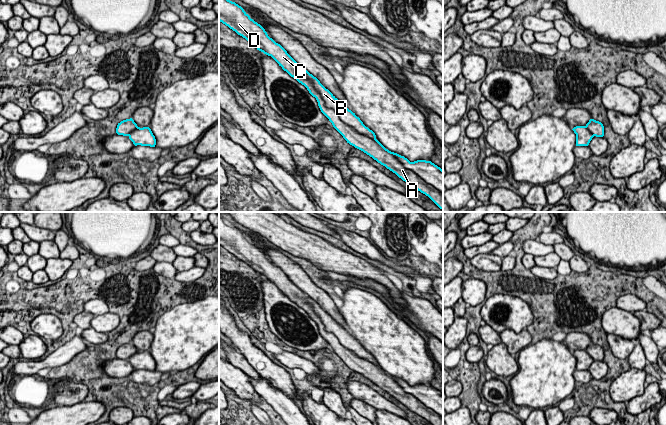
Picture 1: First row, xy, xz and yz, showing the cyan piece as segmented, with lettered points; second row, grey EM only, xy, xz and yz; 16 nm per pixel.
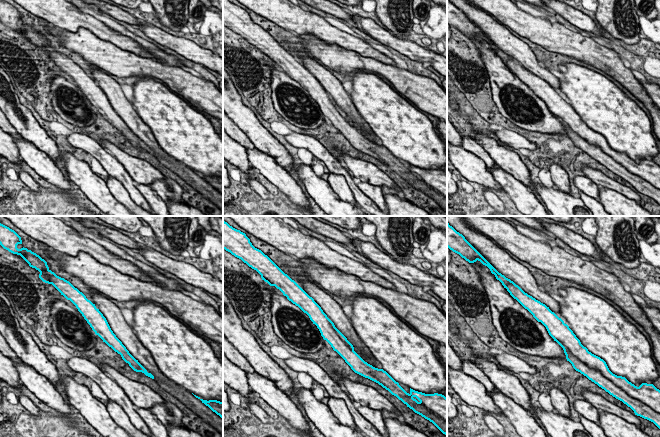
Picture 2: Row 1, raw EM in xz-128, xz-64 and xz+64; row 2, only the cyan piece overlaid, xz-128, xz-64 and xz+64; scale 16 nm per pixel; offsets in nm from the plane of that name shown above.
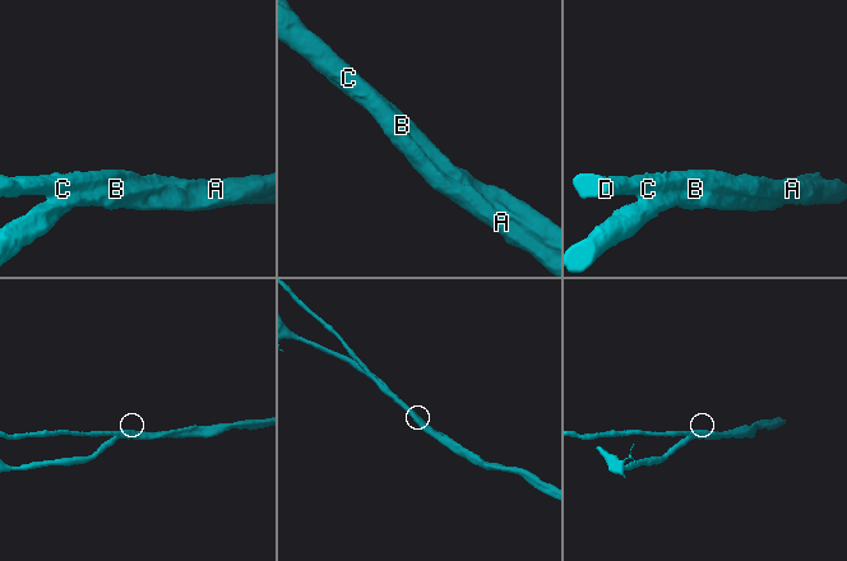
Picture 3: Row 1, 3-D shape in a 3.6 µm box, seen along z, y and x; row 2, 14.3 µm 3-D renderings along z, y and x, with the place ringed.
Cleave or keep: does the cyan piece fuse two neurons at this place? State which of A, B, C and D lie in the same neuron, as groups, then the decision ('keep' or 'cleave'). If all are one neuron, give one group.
groups A C D / B; cleave

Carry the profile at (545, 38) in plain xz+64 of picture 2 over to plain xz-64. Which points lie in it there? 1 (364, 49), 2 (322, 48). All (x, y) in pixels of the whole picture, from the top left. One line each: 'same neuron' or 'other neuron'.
1: same neuron
2: other neuron

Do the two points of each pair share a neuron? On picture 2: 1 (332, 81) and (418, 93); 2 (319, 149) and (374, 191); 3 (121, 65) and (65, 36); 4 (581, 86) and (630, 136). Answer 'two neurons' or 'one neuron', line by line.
1: two neurons
2: two neurons
3: one neuron
4: one neuron

